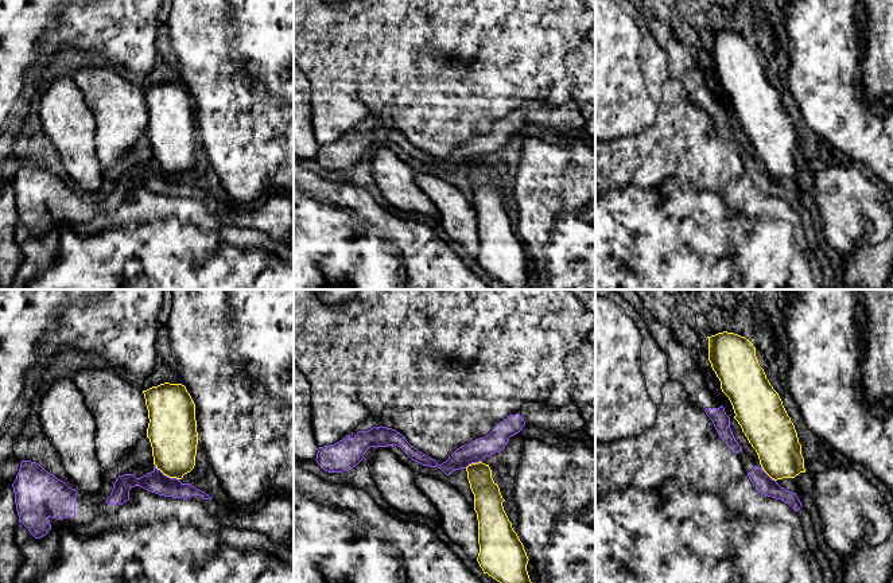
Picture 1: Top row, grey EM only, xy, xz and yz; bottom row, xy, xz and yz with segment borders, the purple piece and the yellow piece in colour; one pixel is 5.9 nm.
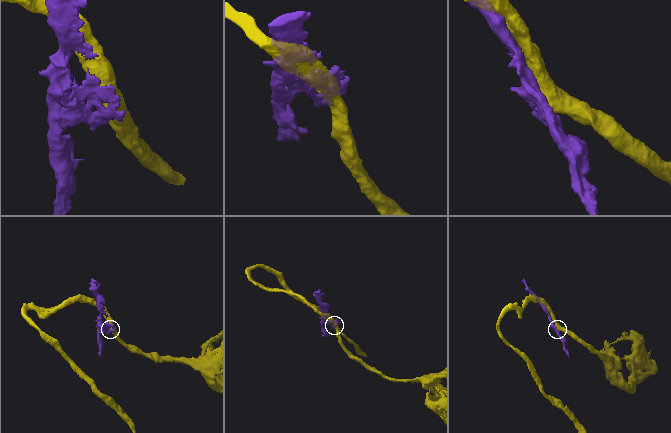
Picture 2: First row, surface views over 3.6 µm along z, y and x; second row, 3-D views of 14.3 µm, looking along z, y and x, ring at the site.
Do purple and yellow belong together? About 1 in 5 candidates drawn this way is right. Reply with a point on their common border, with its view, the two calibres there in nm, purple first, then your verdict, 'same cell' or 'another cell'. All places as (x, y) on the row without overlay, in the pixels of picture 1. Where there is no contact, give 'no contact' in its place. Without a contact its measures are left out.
xy (166, 174) | 130/280 nm | another cell

